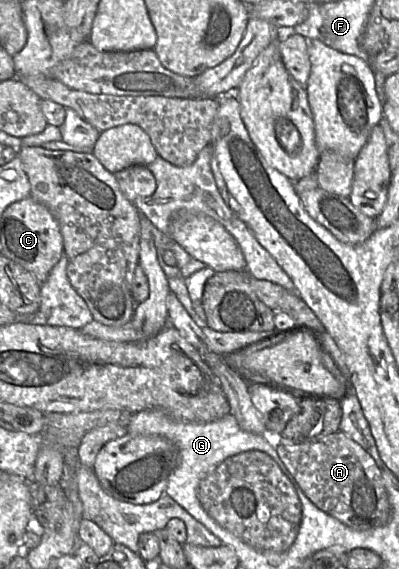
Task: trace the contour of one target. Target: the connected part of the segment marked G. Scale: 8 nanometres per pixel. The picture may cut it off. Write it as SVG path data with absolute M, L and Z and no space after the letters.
M158 409L144 410L134 413L126 425L128 434L138 436L157 435L170 440L179 450L179 463L169 476L165 494L185 509L192 517L203 524L212 534L222 541L222 545L234 548L233 541L240 538L221 527L212 519L201 506L197 497L199 483L206 478L226 458L251 450L258 450L268 454L278 464L282 472L297 484L294 477L280 460L275 440L269 434L253 434L243 431L234 415L225 415L219 420L208 423L182 422L170 417Z

